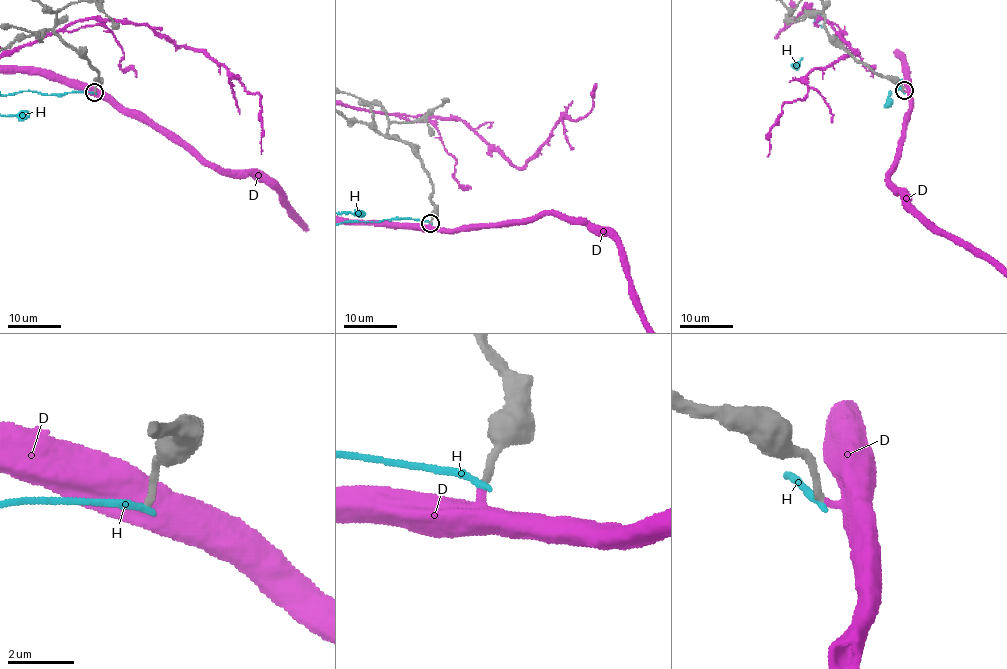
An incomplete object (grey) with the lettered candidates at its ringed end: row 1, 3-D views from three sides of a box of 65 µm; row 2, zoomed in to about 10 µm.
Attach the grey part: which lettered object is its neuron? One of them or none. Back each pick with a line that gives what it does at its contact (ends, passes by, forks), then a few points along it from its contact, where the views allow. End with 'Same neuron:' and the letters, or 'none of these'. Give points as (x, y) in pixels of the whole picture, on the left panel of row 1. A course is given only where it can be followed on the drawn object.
D: It ends there
Same neuron: D

